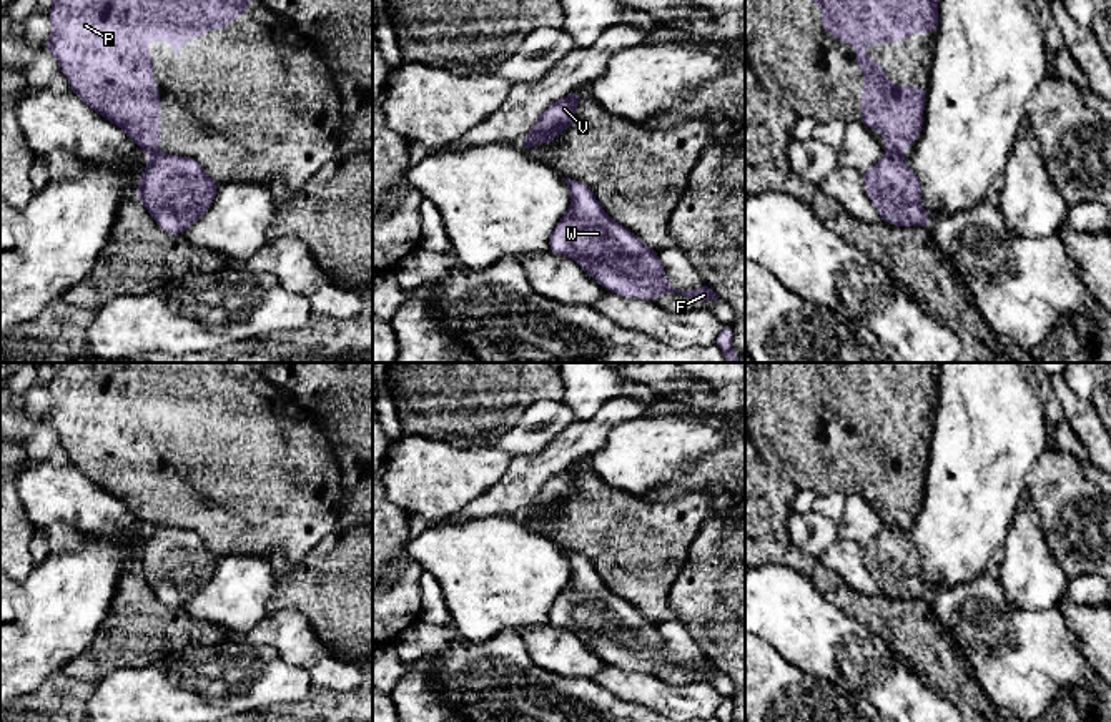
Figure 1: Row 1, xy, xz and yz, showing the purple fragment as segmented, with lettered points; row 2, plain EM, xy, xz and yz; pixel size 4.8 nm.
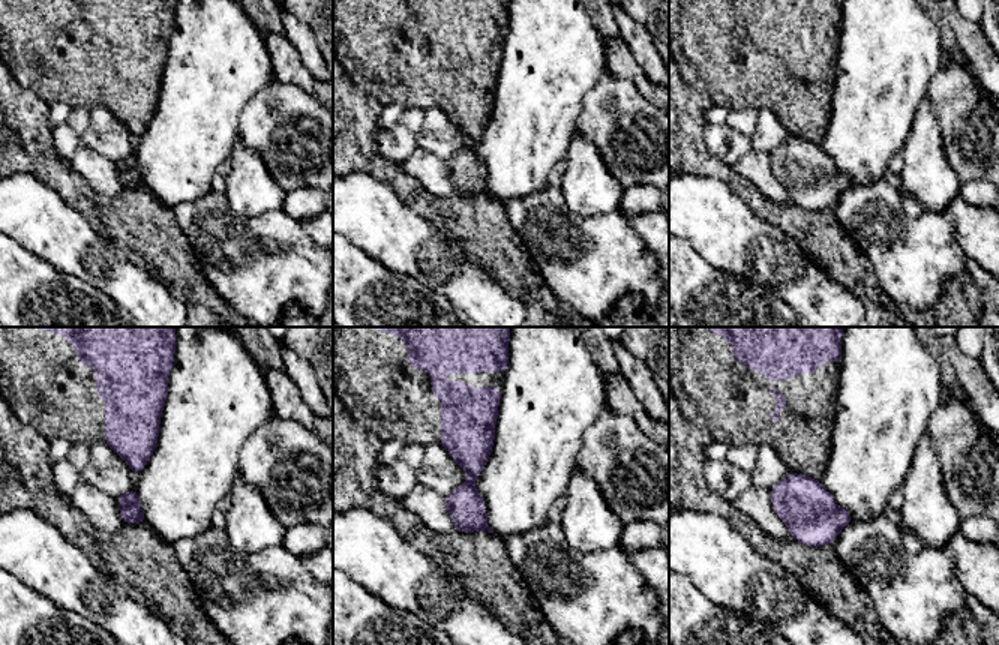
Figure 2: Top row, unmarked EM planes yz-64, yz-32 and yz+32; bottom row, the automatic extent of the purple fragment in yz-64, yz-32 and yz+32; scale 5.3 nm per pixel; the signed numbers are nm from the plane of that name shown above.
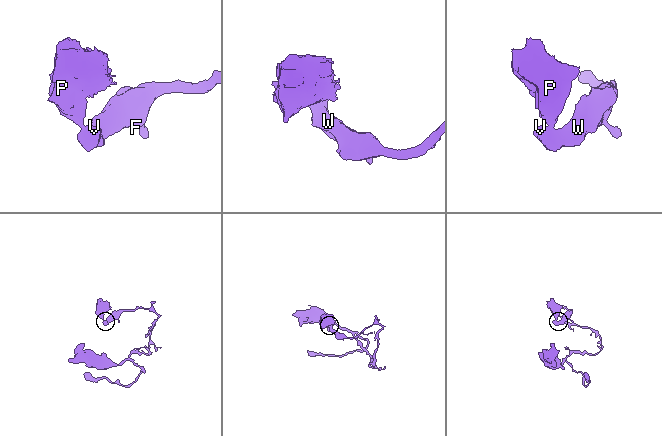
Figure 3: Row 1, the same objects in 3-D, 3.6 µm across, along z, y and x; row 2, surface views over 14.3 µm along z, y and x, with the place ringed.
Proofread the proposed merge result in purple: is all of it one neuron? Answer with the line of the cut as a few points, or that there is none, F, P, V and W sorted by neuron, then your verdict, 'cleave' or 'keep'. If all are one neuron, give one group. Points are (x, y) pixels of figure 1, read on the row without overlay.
cut yz (888, 524), (902, 529); groups F V W / P; cleave

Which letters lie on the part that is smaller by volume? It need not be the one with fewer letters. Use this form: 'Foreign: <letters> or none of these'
Foreign: P

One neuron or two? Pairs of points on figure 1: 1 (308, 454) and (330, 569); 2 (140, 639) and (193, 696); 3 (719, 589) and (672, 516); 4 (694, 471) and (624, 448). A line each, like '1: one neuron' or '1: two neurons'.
1: two neurons
2: two neurons
3: two neurons
4: two neurons

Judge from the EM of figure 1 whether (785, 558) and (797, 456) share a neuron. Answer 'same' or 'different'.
different

